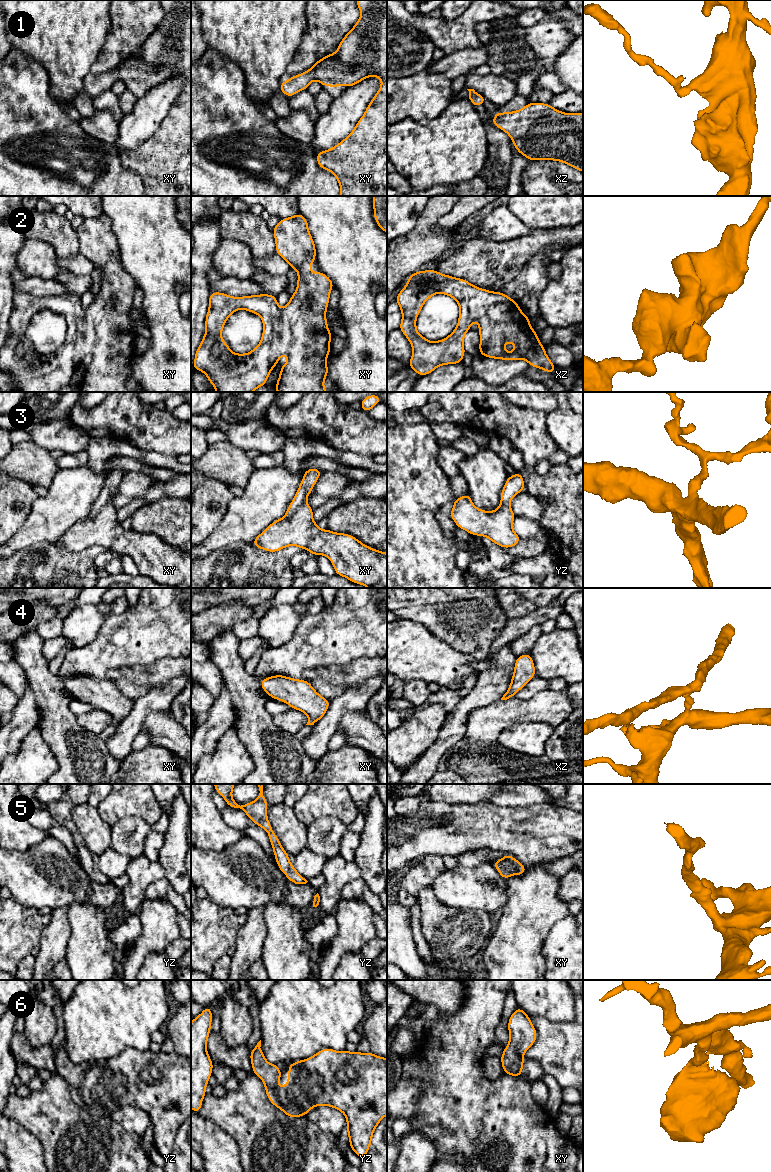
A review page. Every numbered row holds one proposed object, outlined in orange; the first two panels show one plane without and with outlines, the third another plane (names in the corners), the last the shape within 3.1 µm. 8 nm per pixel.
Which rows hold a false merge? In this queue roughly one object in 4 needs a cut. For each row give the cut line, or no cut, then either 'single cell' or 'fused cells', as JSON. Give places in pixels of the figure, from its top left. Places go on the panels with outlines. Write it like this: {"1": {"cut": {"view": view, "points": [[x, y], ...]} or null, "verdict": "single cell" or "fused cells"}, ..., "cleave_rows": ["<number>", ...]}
{"1": {"cut": null, "verdict": "single cell"}, "2": {"cut": null, "verdict": "single cell"}, "3": {"cut": null, "verdict": "single cell"}, "4": {"cut": {"view": "xy", "points": [[309, 718], [314, 722]]}, "verdict": "fused cells"}, "5": {"cut": null, "verdict": "single cell"}, "6": {"cut": null, "verdict": "single cell"}, "cleave_rows": ["4"]}

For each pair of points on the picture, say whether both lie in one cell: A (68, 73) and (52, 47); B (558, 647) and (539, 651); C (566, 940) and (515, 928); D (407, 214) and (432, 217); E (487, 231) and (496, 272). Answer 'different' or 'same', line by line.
A: same
B: same
C: different
D: different
E: different

